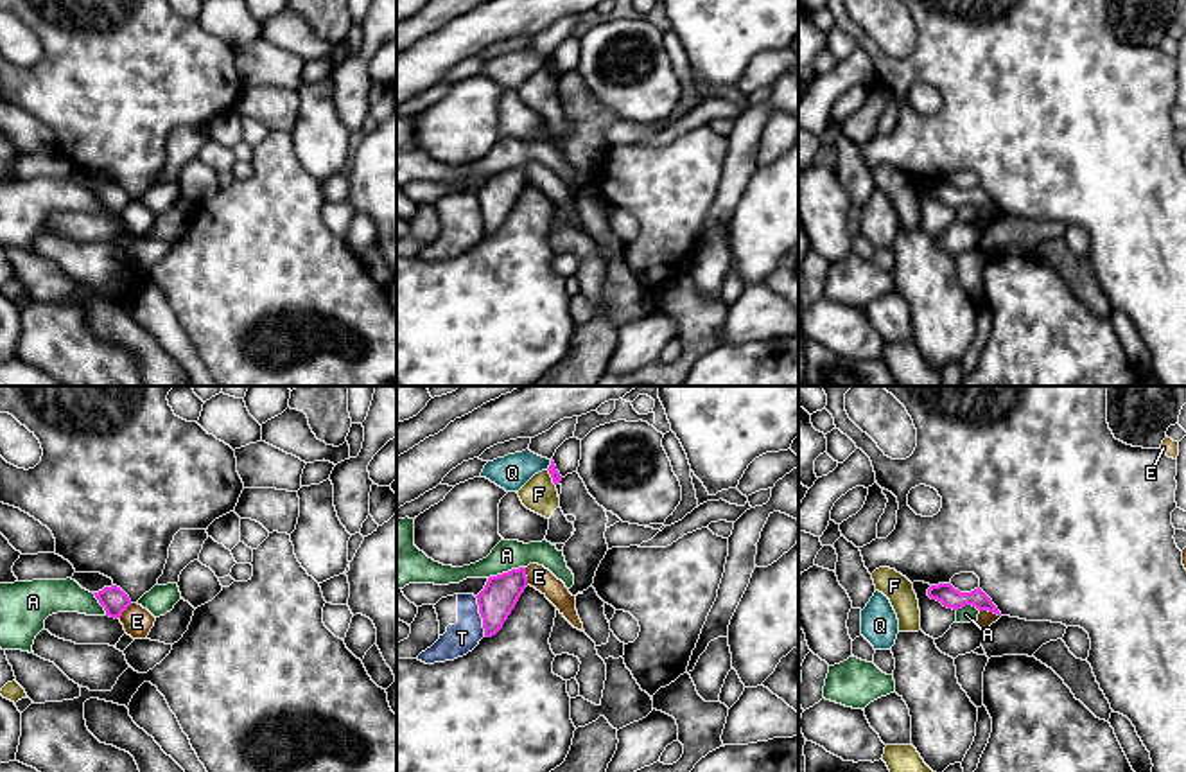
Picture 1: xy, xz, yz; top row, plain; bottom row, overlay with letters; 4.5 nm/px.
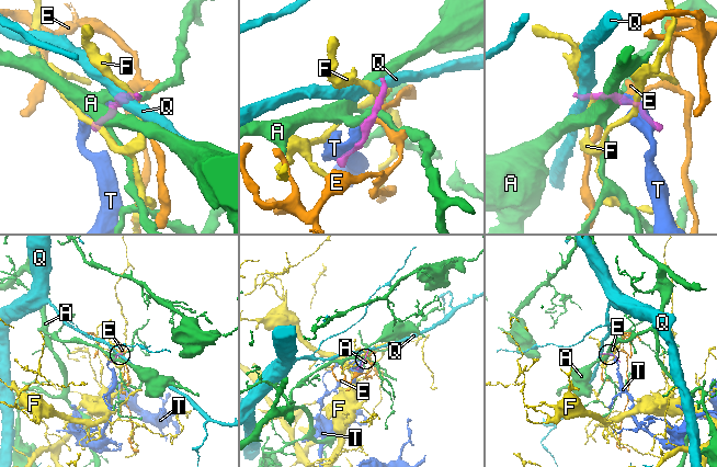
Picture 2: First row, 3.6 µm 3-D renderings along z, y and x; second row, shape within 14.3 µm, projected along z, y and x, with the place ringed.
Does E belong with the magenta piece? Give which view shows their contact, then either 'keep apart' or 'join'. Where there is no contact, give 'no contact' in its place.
yz | keep apart

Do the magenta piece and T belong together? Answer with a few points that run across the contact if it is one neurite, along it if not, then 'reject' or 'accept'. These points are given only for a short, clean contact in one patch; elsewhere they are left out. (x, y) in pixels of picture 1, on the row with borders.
accept

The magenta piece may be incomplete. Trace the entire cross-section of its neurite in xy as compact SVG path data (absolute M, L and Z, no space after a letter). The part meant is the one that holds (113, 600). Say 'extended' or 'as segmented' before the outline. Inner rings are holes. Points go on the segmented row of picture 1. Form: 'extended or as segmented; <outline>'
as segmented; M117 585L104 587L93 592L99 603L104 607L106 616L118 619L122 612L131 605L129 596Z

